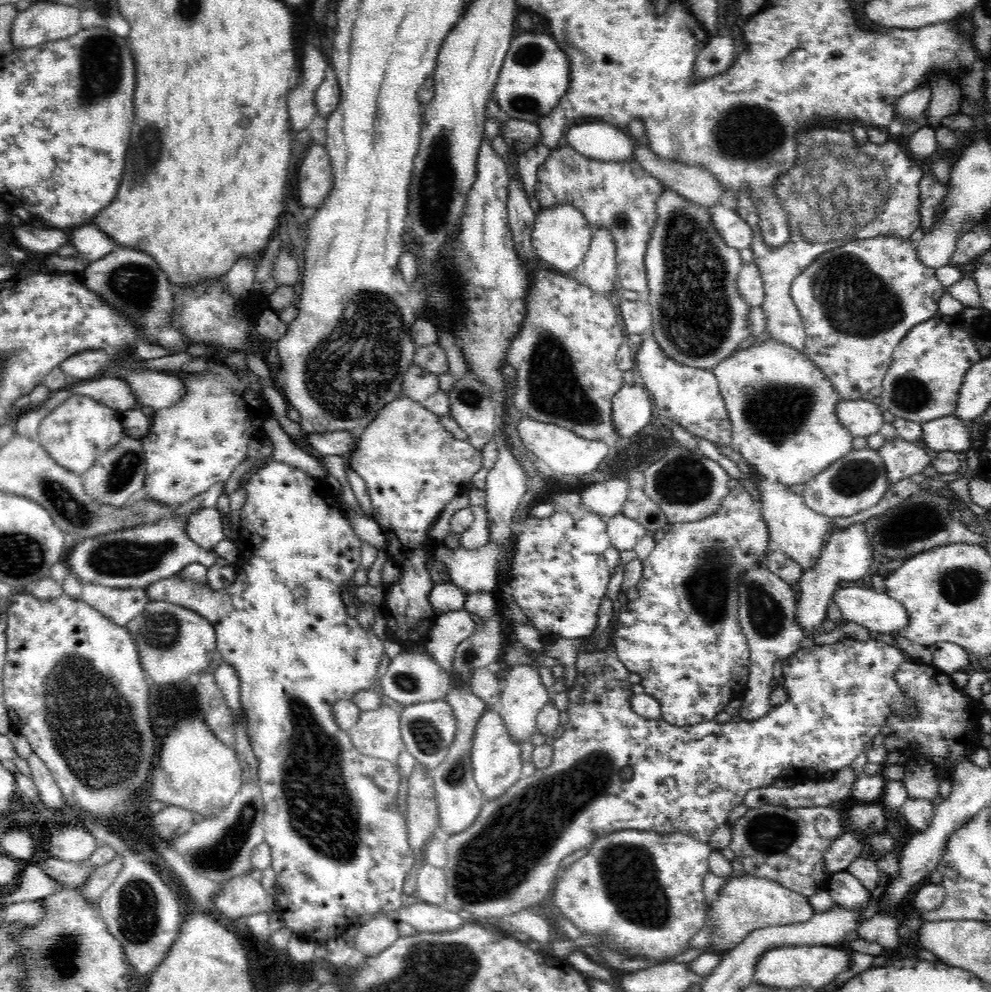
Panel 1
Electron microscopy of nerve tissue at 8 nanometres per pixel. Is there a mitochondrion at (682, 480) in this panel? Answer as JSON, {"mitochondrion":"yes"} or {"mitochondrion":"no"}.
{"mitochondrion":"yes"}

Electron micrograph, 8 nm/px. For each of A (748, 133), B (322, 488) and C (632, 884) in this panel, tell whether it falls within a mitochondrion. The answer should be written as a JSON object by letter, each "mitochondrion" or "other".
{"A":"mitochondrion","B":"other","C":"mitochondrion"}

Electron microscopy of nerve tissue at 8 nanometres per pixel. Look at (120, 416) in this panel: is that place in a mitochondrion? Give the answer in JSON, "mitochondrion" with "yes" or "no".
{"mitochondrion":"no"}

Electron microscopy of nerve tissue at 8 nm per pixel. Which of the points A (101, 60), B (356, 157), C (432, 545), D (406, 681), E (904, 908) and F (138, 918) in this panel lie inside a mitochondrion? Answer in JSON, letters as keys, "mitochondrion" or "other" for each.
{"A":"mitochondrion","B":"other","C":"other","D":"mitochondrion","E":"other","F":"mitochondrion"}

